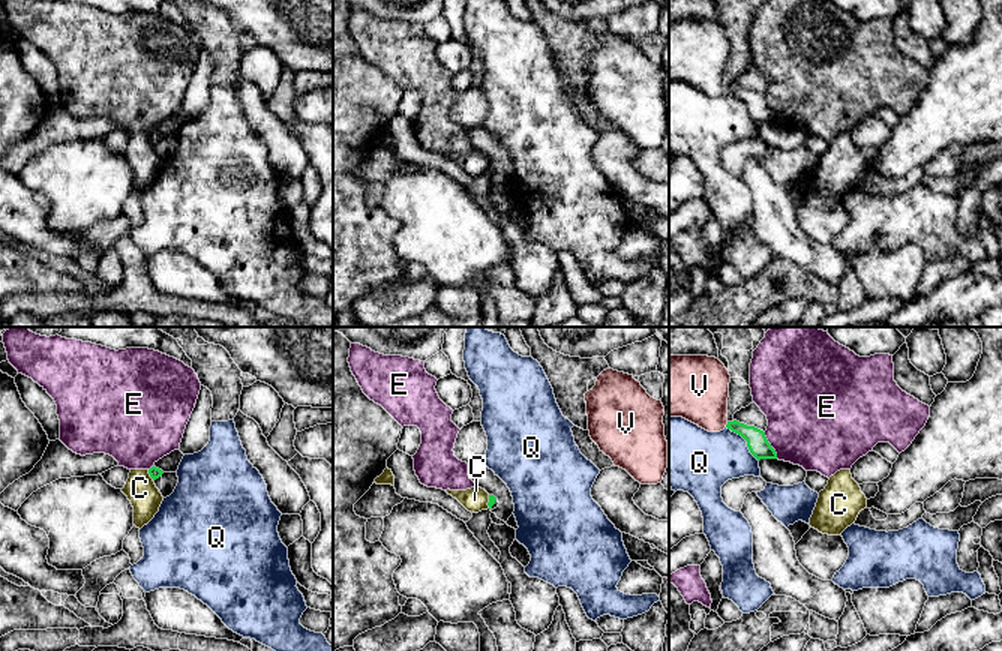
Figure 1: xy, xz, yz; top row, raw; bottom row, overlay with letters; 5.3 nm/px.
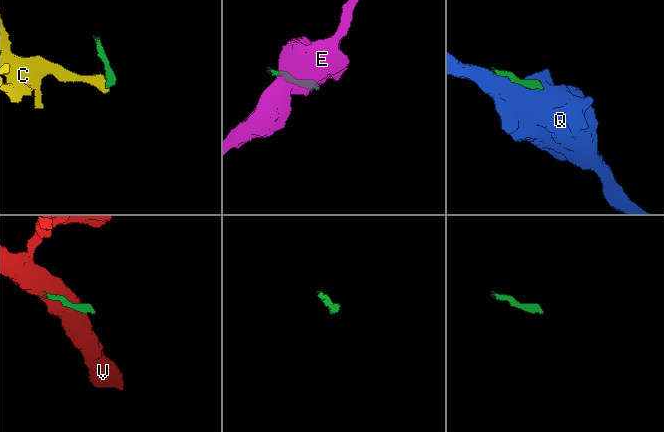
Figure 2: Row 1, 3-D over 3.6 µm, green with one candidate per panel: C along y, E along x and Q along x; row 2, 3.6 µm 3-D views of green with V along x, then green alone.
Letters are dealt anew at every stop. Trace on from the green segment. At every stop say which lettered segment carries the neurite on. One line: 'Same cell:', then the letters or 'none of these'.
Same cell: none of these

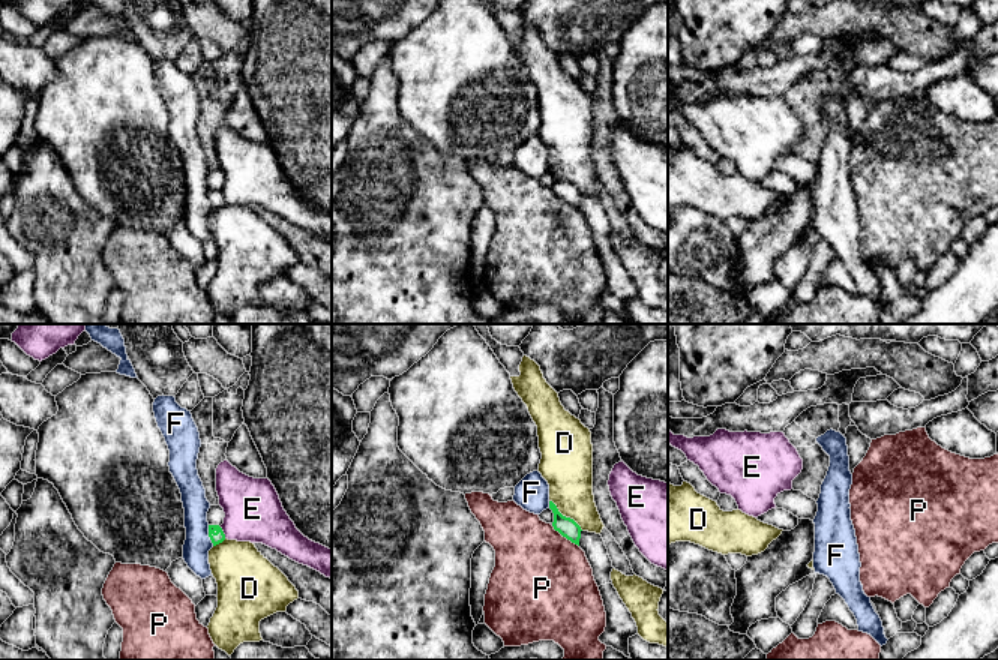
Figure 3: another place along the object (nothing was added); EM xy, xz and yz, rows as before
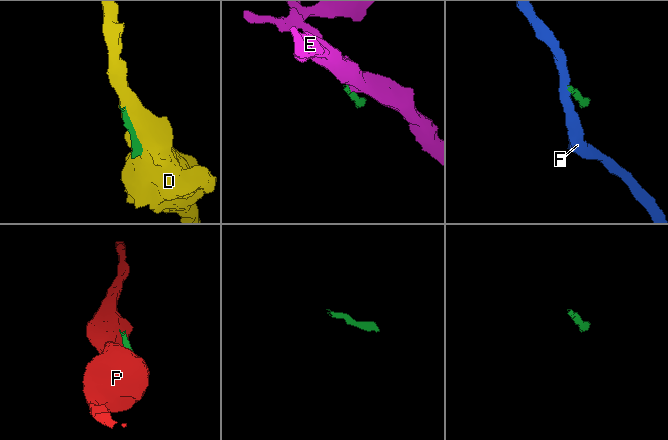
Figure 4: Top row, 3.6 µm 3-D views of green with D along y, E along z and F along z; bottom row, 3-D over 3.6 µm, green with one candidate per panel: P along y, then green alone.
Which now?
Same cell: none of these

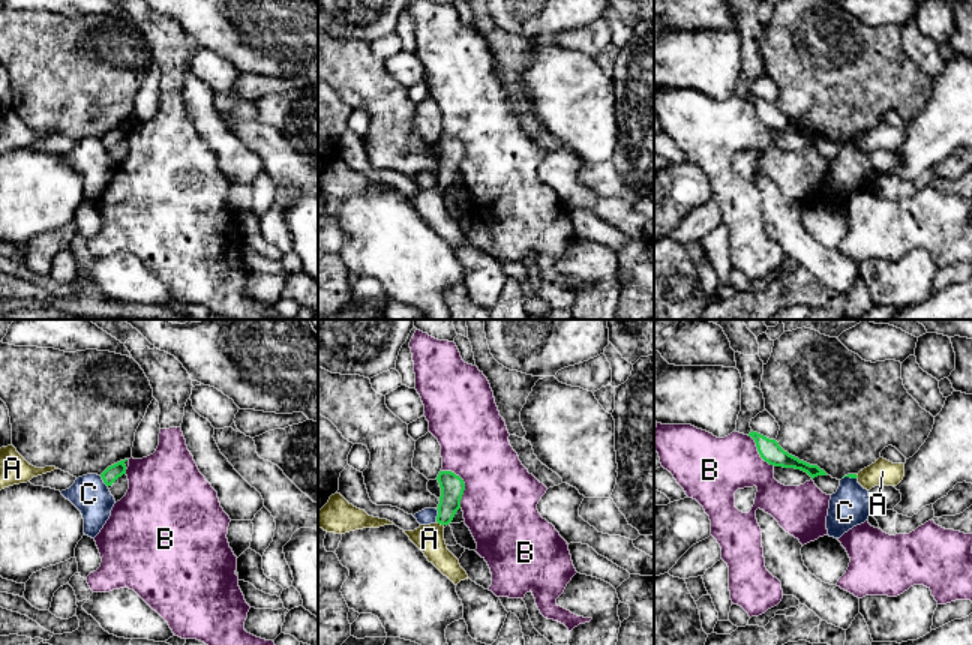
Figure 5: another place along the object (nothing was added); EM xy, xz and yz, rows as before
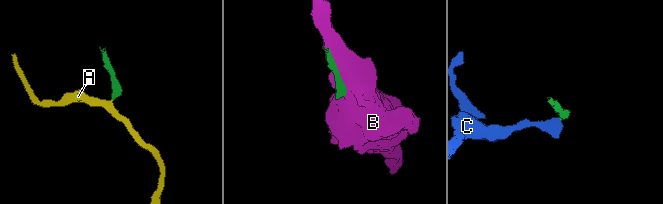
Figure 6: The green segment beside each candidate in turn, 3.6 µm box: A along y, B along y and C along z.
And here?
Same cell: A

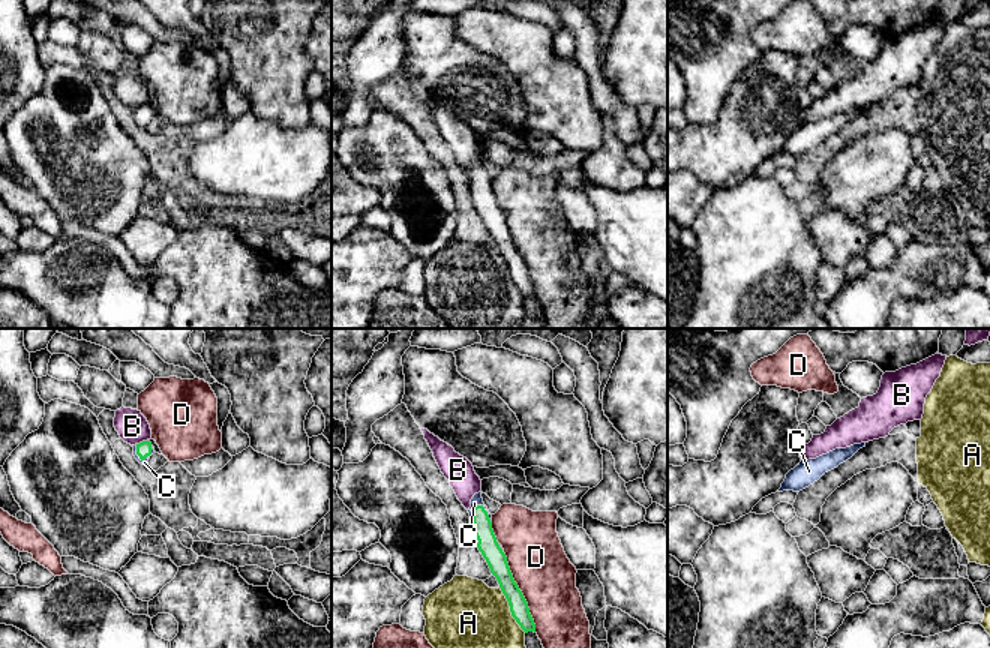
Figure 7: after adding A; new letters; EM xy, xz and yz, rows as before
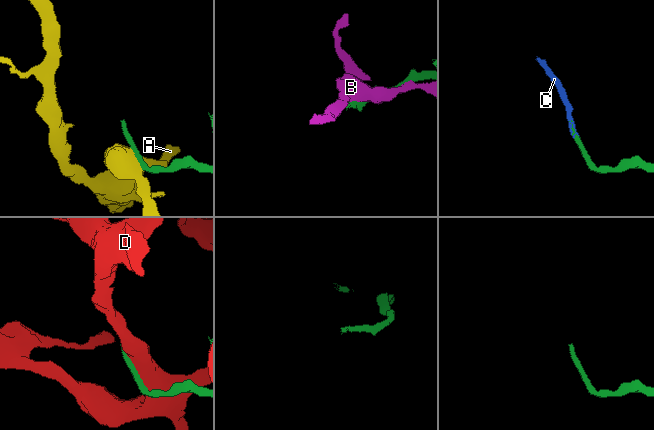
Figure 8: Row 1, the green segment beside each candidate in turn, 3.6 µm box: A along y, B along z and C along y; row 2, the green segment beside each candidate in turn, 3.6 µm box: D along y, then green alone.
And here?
Same cell: C

